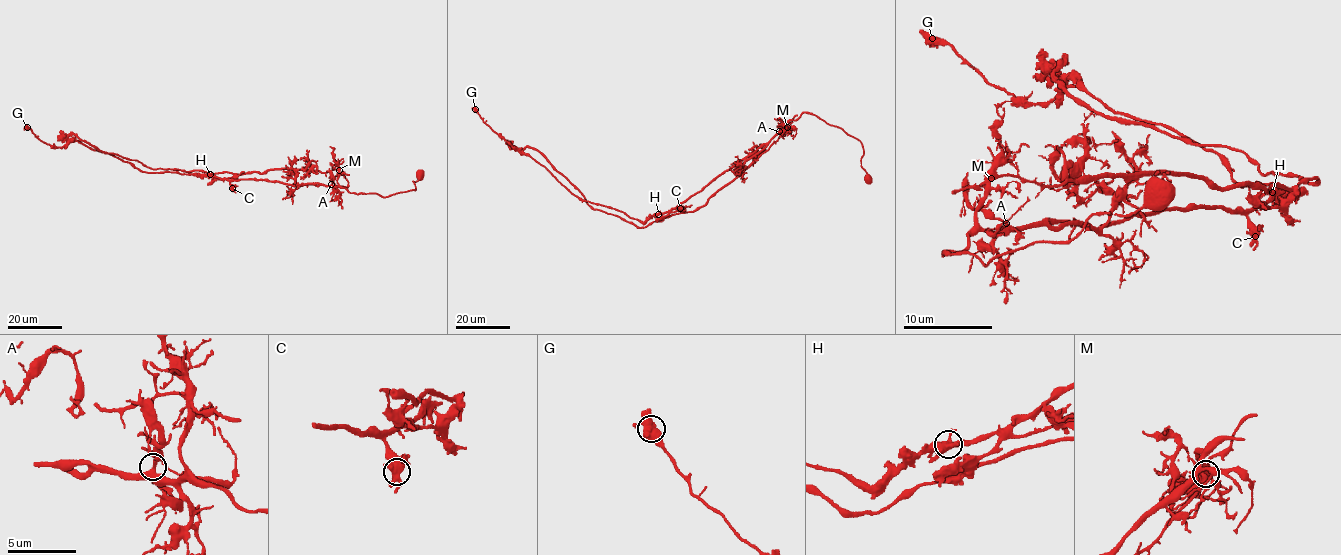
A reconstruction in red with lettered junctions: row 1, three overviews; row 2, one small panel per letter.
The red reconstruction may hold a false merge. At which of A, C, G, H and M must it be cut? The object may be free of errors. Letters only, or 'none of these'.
M

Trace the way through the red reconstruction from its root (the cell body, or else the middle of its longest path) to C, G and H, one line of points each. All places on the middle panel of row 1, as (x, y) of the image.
C: (868, 179), (861, 166), (861, 142), (803, 112), (759, 152), (714, 177), (682, 202), (680, 208)
G: (868, 179), (861, 142), (803, 112), (759, 152), (675, 207), (639, 222), (572, 194), (475, 109)
H: (868, 179), (861, 166), (861, 142), (803, 112), (759, 152), (741, 159), (701, 190), (658, 214)

